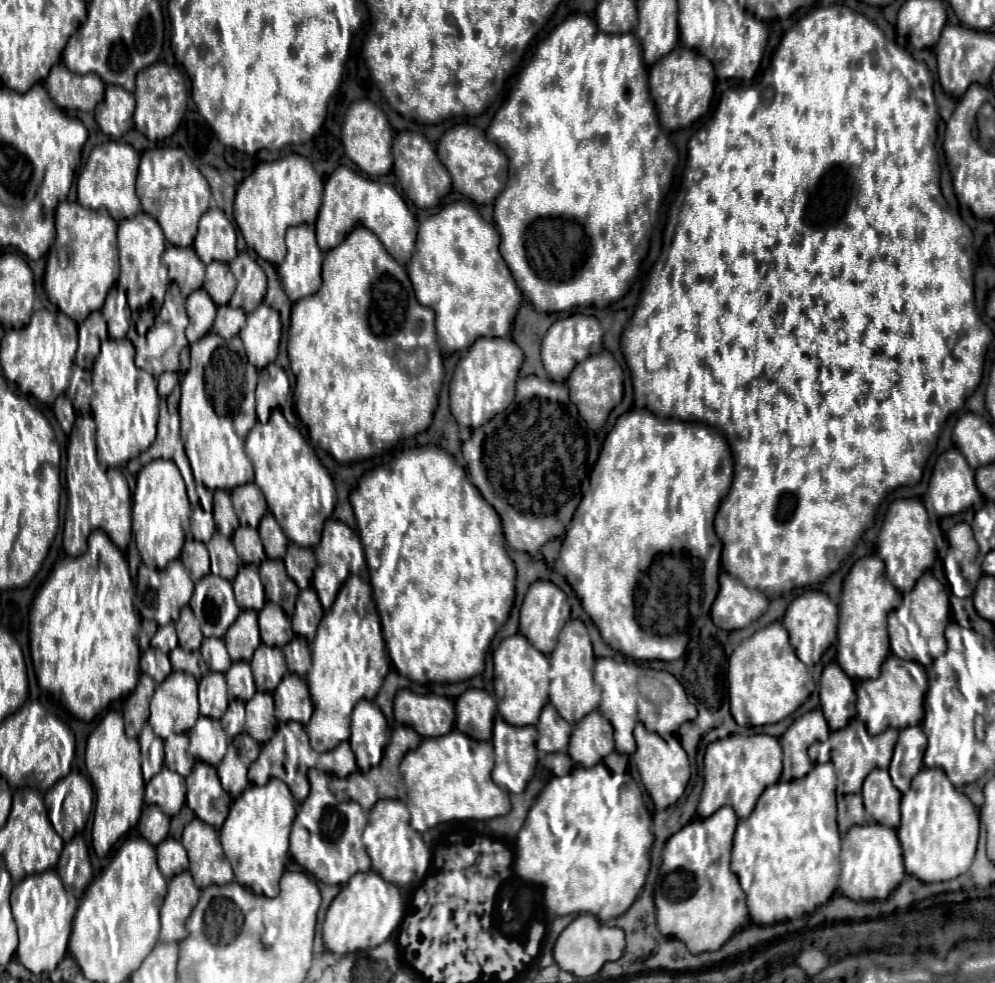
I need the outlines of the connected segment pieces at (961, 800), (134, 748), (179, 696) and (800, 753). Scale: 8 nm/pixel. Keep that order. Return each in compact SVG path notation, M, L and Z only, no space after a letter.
M924 767L901 800L901 821L897 835L904 851L906 873L924 883L950 881L972 865L978 843L978 809L960 793L940 769Z
M108 711L90 733L86 745L86 767L96 789L96 809L92 827L92 845L98 857L106 857L114 845L138 823L144 805L144 779L140 771L140 745L124 733L124 721L118 711Z
M172 671L164 683L156 687L150 703L150 719L154 733L166 739L170 733L184 733L200 717L198 683L192 675Z
M814 709L796 719L788 731L780 737L780 745L784 749L784 773L782 781L804 777L812 769L812 761L808 757L808 747L814 741L826 741L830 728L822 711Z

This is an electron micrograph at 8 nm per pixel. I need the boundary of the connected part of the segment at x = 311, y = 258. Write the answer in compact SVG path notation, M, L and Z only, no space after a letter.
M296 225L286 233L288 253L282 265L278 265L278 275L282 287L290 301L314 295L320 289L320 265L322 251L314 237L314 227Z

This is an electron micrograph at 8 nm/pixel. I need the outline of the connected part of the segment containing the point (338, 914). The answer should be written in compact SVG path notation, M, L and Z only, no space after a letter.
M376 871L356 873L342 887L342 891L334 897L334 901L328 907L328 913L322 925L324 945L328 951L336 955L378 947L400 925L402 915L404 915L404 903L402 903L398 885L384 881Z

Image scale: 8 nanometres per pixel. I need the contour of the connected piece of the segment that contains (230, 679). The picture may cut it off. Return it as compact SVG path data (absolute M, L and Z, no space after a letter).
M232 663L232 667L224 673L224 677L226 677L226 683L228 683L230 700L242 699L242 701L248 701L256 693L250 663Z

